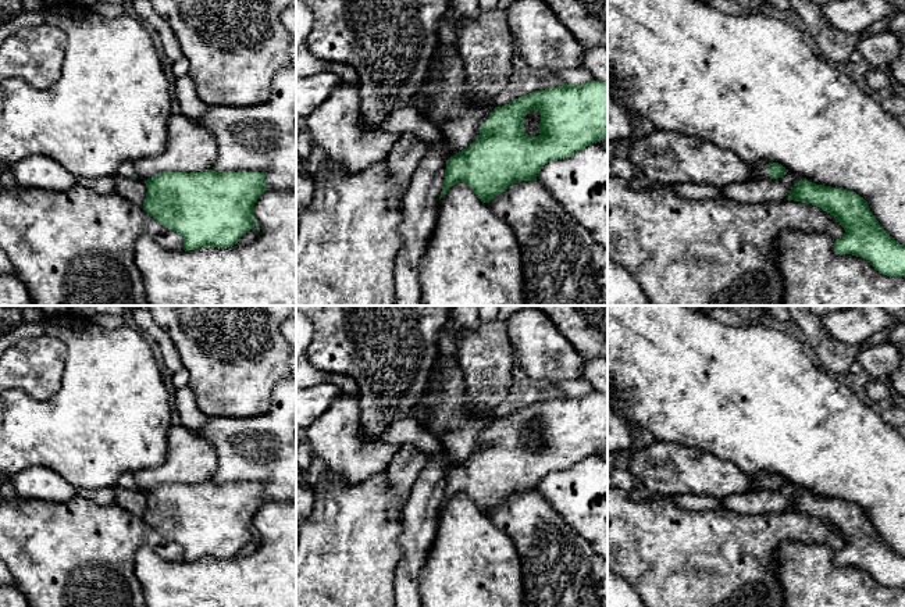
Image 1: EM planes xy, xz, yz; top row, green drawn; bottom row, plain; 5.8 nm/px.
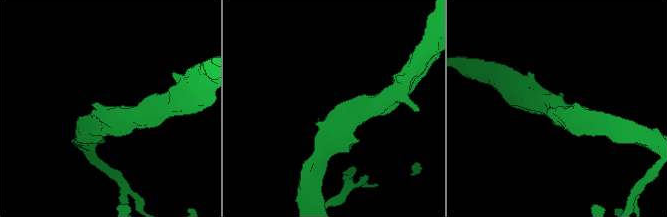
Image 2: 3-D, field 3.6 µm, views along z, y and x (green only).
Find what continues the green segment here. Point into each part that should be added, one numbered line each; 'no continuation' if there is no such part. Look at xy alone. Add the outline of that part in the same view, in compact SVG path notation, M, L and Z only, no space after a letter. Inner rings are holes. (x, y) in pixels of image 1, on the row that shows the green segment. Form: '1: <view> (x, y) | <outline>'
1: xy (127, 170) | M124 163L118 169L117 169L117 175L122 176L122 178L135 178L135 167L133 163Z

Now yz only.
1: yz (759, 170) | M758 163L752 165L751 169L751 178L749 179L756 179L756 178L769 178L769 169L767 169L769 163Z

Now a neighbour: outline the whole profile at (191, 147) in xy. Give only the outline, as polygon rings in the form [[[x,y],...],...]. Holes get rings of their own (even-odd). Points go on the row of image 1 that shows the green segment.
[[[177,114],[167,121],[167,135],[167,147],[160,156],[133,164],[139,179],[147,181],[165,172],[211,169],[217,158],[217,142],[209,129],[184,114]]]

